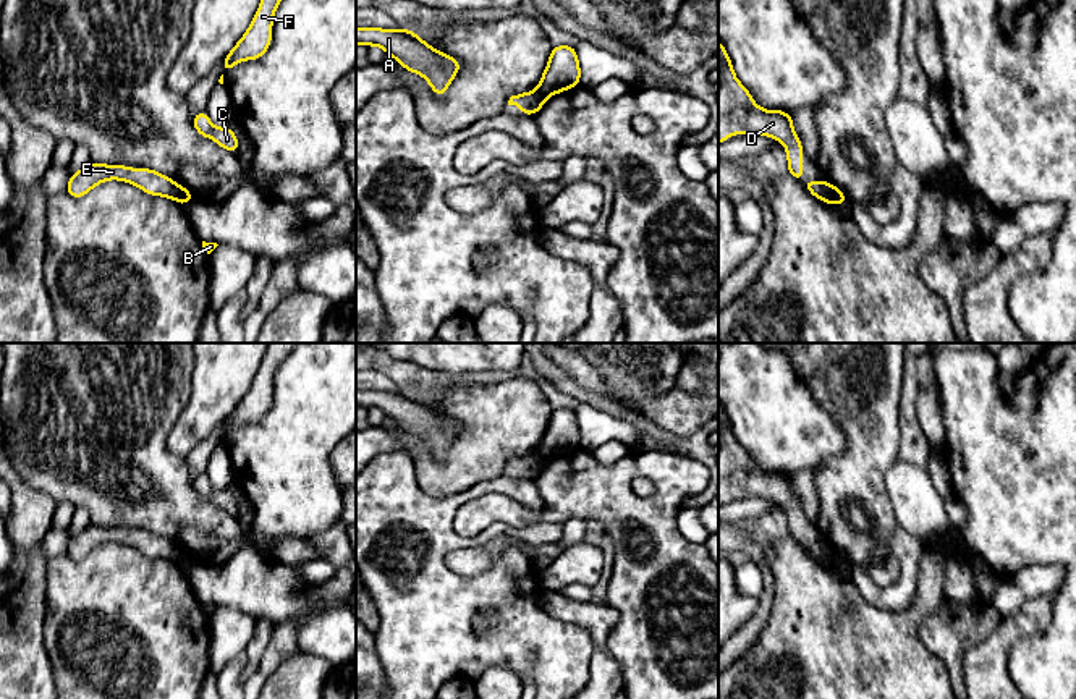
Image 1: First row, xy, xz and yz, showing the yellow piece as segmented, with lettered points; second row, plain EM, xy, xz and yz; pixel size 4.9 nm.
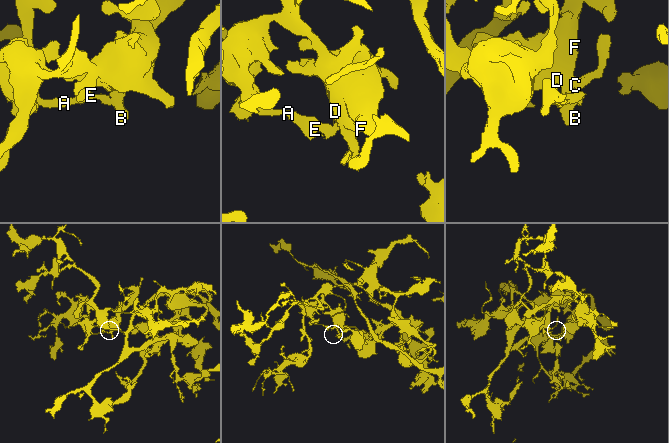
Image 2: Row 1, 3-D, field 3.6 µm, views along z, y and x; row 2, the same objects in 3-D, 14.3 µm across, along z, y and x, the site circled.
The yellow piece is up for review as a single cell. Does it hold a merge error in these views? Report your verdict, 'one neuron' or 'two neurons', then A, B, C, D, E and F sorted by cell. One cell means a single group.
two neurons | A E / B C D F

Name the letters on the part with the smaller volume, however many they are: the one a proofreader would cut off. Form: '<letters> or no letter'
A, E

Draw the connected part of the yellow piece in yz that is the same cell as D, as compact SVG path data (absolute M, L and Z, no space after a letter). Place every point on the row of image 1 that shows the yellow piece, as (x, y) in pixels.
M718 40L718 144L741 133L770 136L786 147L788 173L803 181L822 202L832 204L832 184L803 180L803 146L794 134L791 115L783 110L764 110L754 104L751 92L736 81L731 60Z

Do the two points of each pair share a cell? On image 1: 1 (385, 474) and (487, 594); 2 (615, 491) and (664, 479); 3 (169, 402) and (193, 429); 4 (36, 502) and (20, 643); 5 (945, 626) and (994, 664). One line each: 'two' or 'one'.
1: one
2: one
3: two
4: one
5: two

